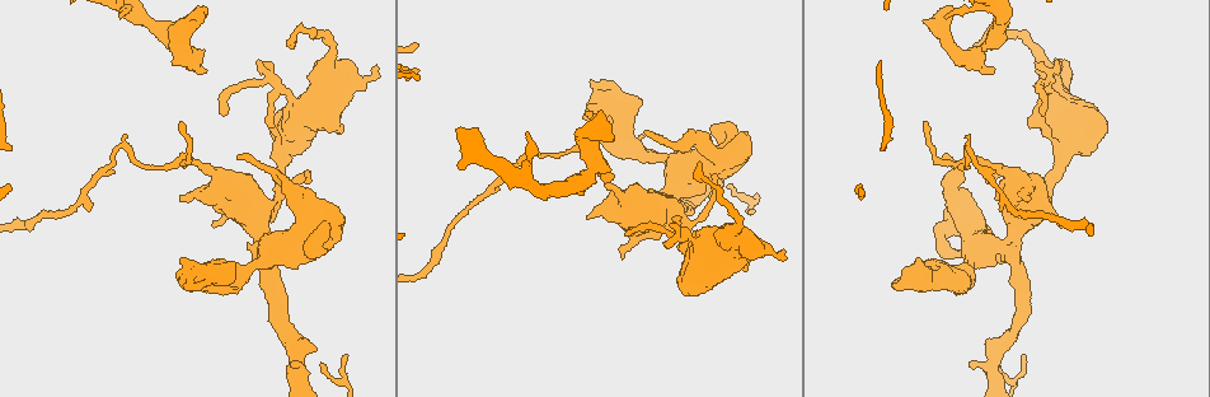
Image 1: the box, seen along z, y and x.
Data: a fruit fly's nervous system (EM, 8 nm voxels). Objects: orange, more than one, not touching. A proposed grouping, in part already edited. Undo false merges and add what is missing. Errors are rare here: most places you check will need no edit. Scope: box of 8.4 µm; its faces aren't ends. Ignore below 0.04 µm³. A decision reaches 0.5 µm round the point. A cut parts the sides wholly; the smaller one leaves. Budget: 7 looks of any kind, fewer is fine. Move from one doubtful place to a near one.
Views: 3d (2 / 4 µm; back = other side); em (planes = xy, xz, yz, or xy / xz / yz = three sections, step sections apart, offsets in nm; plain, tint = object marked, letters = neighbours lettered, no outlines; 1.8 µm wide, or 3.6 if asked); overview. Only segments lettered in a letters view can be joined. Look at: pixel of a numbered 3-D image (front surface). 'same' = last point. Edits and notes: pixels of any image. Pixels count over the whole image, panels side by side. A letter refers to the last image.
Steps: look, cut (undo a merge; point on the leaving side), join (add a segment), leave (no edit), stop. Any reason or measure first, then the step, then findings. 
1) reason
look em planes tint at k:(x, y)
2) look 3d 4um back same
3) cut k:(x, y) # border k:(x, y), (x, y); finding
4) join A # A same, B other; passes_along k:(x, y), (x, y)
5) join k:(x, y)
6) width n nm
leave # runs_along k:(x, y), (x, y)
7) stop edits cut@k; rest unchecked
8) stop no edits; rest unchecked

free end
look em xz step 16 tint at 1:(924, 275)

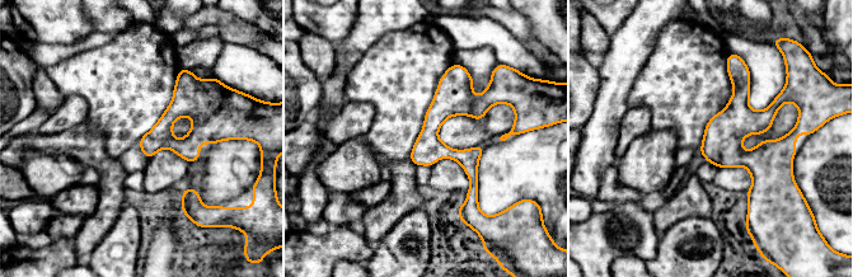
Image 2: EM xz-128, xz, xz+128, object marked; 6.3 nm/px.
look em yz step 8 tint same

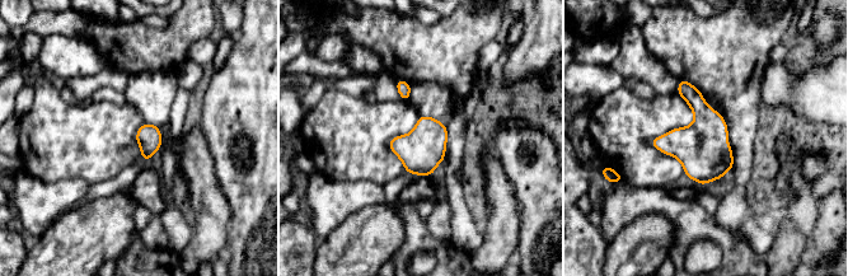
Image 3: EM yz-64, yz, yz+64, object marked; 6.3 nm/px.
look em yz step 8 letters same

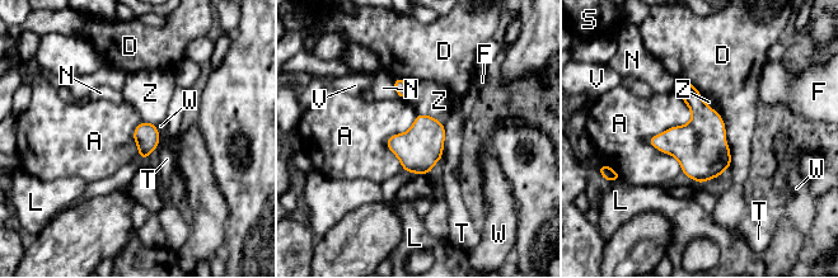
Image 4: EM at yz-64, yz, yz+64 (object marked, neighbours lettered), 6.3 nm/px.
width 160 nm
leave # A other, D other, F other, L other, N other, S other, T other, V other, W other, Z other; no lettered segment goes on from it

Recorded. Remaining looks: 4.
an open end
look 3d 2um at 1:(992, 69)

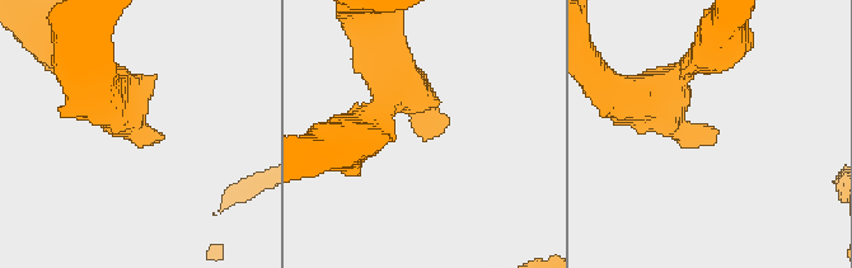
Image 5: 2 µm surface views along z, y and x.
now the EM
look em planes letters at 5:(425, 139)

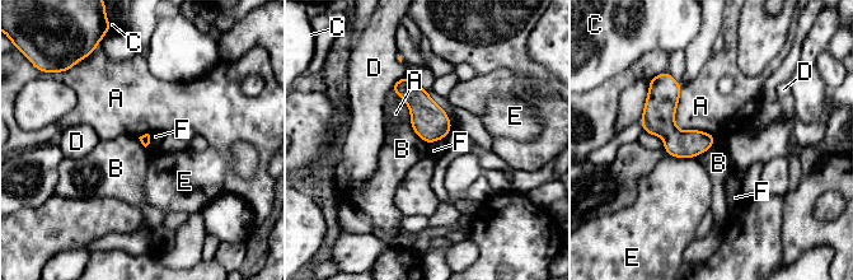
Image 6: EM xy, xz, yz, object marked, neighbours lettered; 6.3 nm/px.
leave # A other, B other, C other, D other, E other, F other; border 6:(409, 121), (413, 130), (427, 144); no lettered segment goes on from it

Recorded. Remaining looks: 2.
stop no edits; rest unchecked

